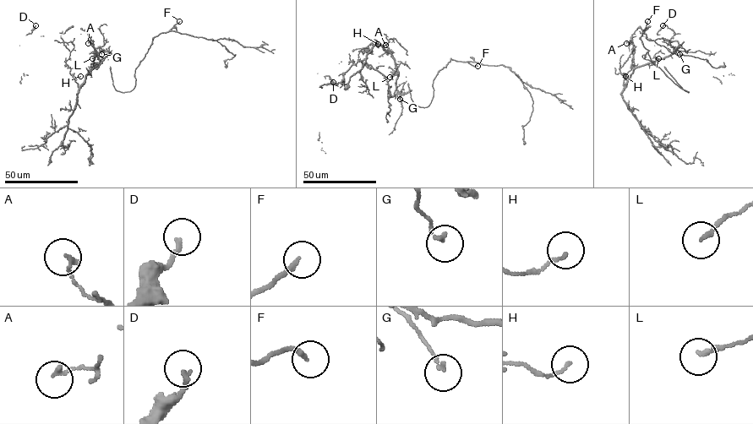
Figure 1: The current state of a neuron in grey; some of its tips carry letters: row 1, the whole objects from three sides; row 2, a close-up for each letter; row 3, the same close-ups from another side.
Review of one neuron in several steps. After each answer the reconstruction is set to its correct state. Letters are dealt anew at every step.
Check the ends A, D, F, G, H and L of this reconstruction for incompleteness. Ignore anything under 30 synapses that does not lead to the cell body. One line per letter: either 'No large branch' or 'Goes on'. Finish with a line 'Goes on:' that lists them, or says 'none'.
A: No large branch
D: No large branch
F: No large branch
G: No large branch
H: No large branch
L: No large branch
Goes on: none

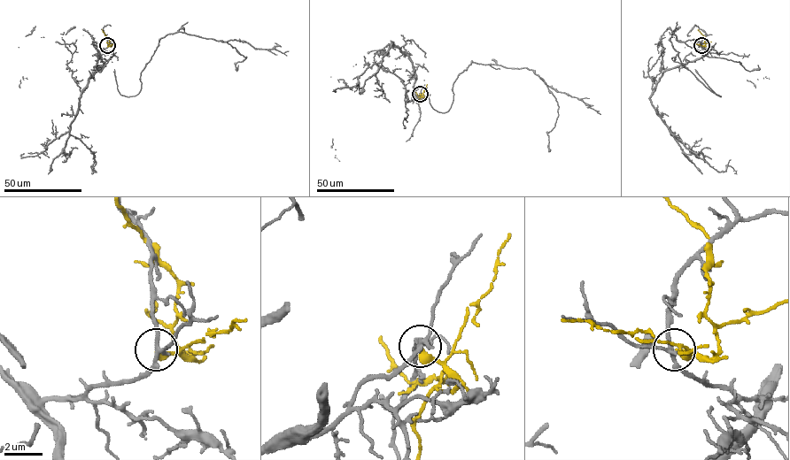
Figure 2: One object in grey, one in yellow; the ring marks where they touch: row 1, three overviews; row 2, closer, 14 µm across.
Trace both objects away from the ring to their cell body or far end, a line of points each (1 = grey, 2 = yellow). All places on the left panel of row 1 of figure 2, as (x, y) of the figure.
1: (107, 45), (101, 60), (126, 96), (138, 93), (168, 34), (226, 42), (246, 57), (238, 65)
2: (107, 45), (110, 46), (109, 40), (102, 29)

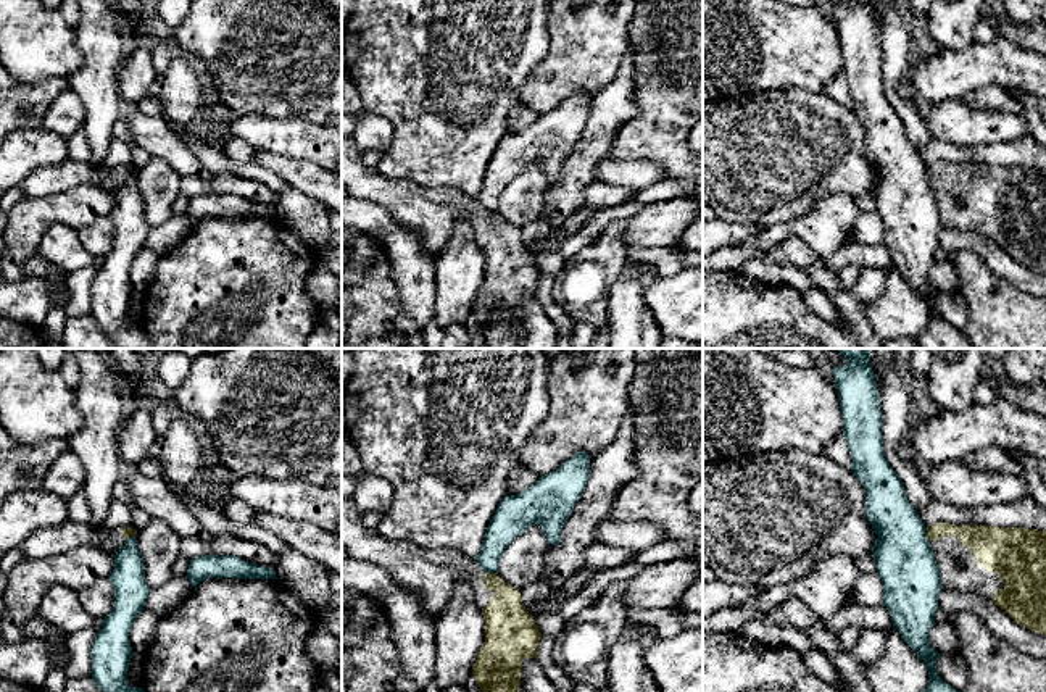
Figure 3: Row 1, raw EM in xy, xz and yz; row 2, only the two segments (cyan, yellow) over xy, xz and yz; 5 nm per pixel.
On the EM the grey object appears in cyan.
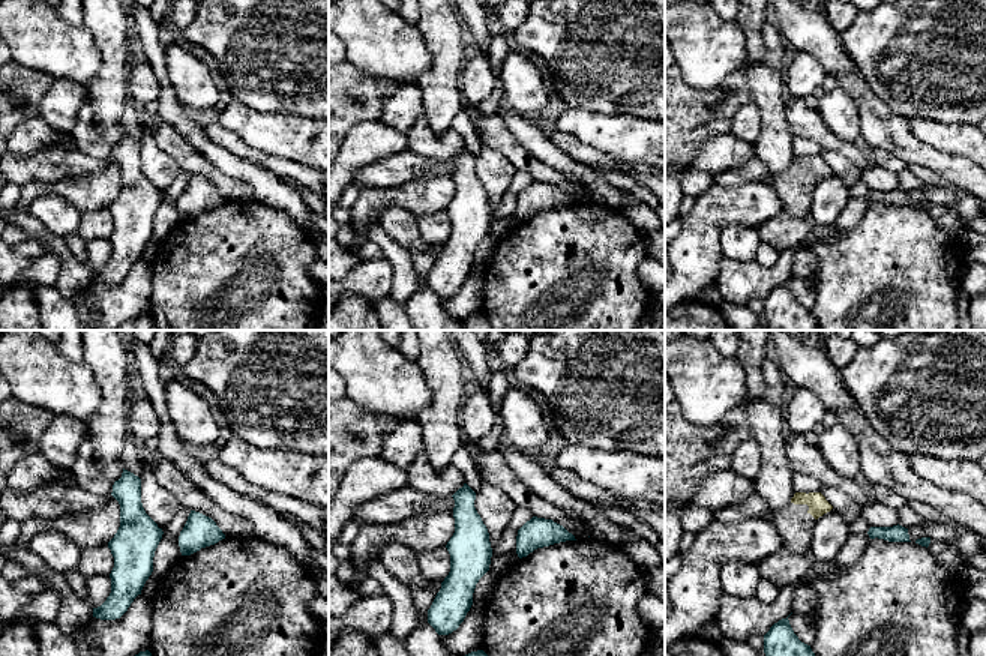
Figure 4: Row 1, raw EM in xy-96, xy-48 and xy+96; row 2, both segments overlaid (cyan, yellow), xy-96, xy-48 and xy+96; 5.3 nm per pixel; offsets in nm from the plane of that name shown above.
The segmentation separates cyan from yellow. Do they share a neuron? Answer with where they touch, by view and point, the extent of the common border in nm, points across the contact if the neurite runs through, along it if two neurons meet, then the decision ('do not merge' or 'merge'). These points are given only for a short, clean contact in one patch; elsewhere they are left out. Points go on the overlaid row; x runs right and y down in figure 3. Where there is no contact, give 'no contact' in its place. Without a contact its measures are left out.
meets cyan in yz at (925, 534); contact 70 nm long; border along yz (925, 528), (929, 539); do not merge

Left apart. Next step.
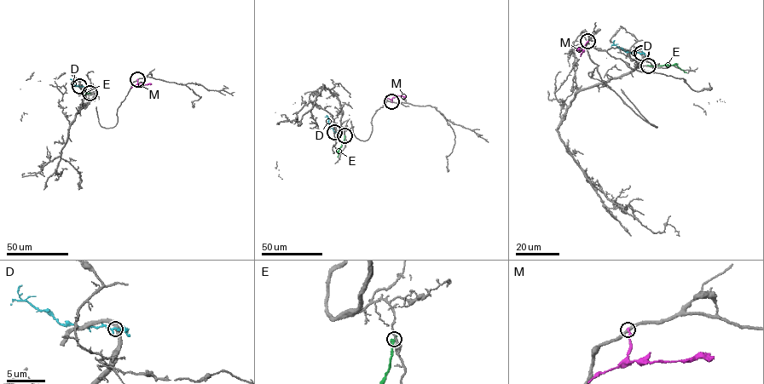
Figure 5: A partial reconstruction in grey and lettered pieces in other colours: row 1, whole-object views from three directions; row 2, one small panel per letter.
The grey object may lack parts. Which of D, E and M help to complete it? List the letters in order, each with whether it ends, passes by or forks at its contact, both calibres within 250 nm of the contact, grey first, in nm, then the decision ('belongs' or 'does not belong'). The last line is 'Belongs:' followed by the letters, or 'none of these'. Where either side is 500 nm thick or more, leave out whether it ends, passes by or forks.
D: it passes by; 380 nm thick on the grey side, 160 nm on the other; does not belong
E: it ends there; 240 nm thick on the grey side, 280 nm on the other; does not belong
M: it ends there; 320 nm thick on the grey side, 240 nm on the other; does not belong
Belongs: none of these

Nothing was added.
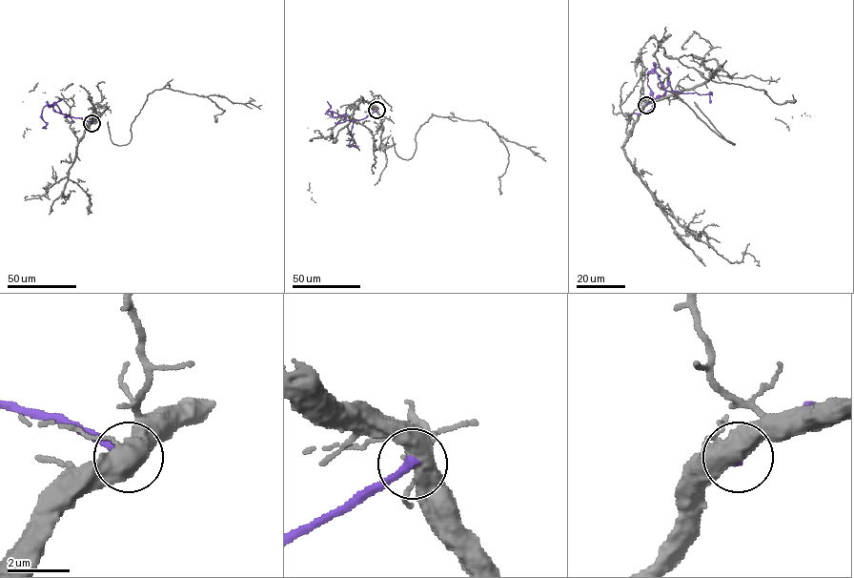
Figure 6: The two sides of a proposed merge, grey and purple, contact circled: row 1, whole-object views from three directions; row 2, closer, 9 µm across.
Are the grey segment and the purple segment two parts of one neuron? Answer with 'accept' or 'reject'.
reject

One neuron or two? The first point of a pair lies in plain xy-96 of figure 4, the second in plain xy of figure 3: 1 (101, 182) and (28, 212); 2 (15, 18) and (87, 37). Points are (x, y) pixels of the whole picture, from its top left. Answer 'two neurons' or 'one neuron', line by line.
1: one neuron
2: two neurons

